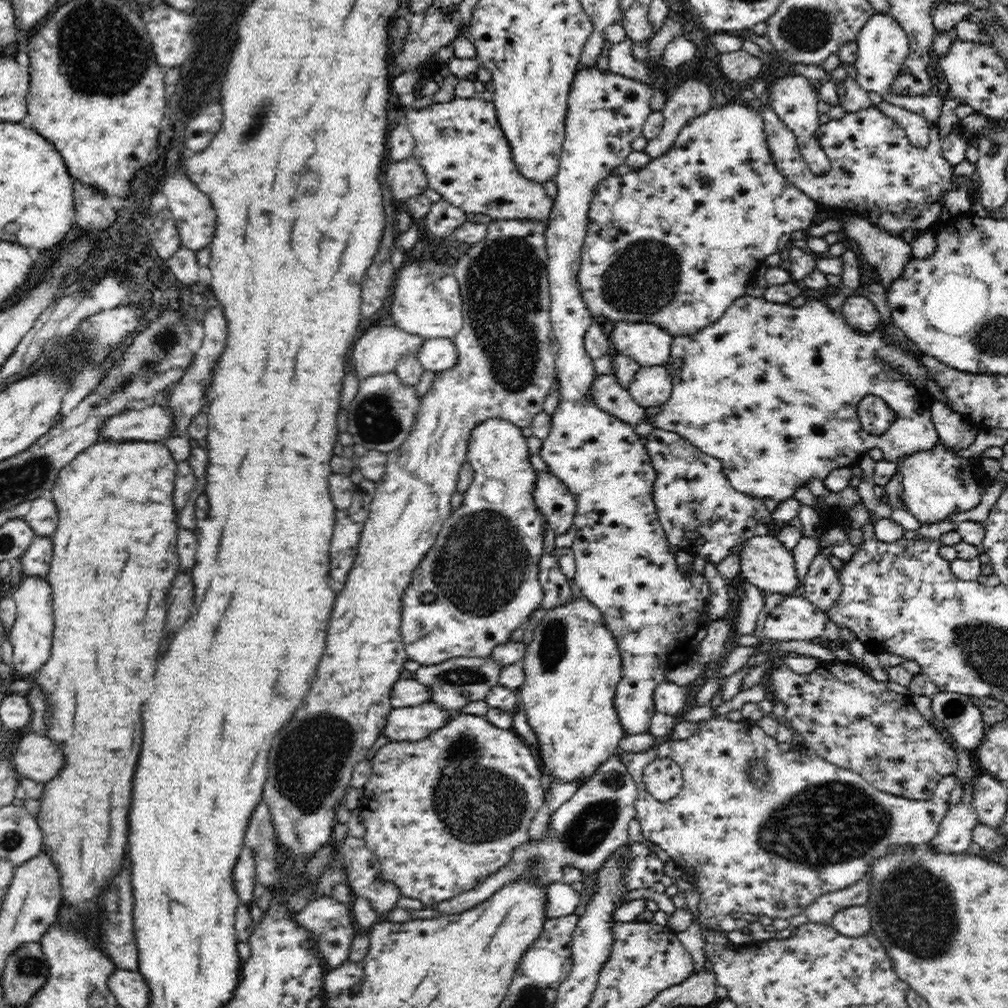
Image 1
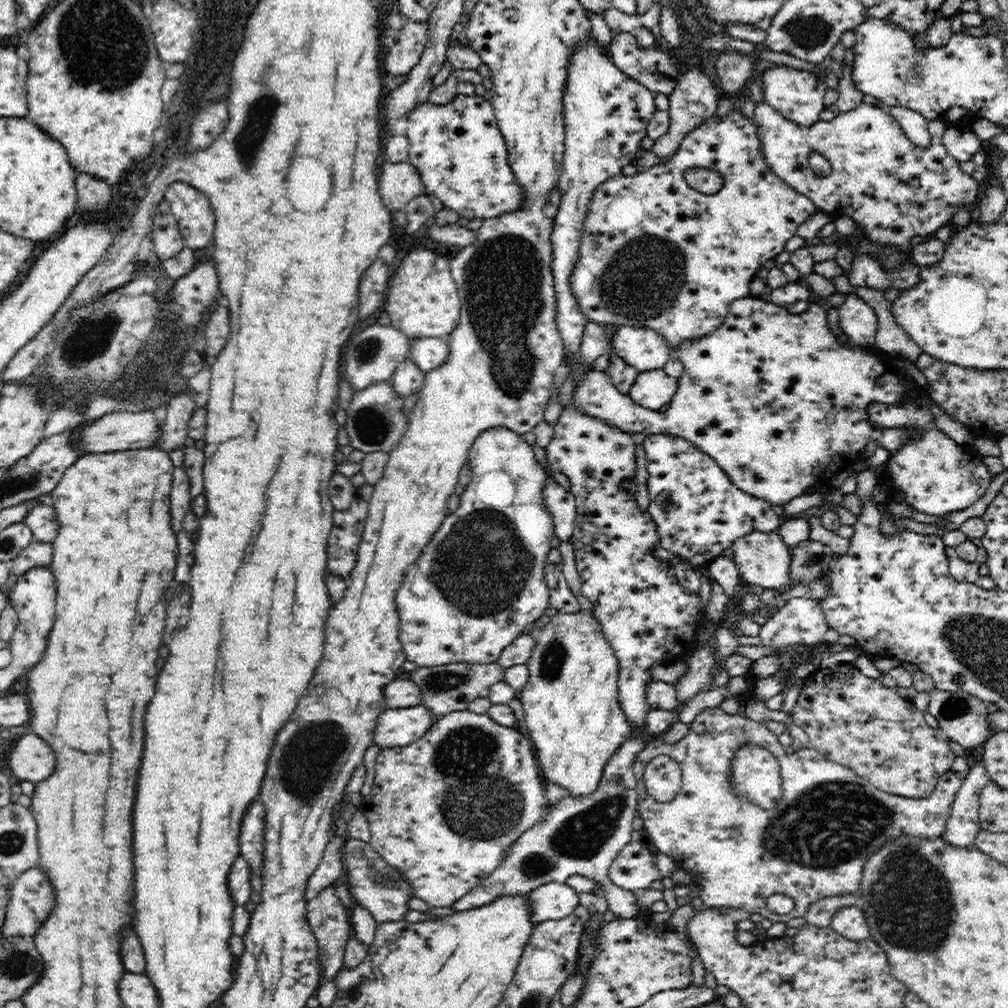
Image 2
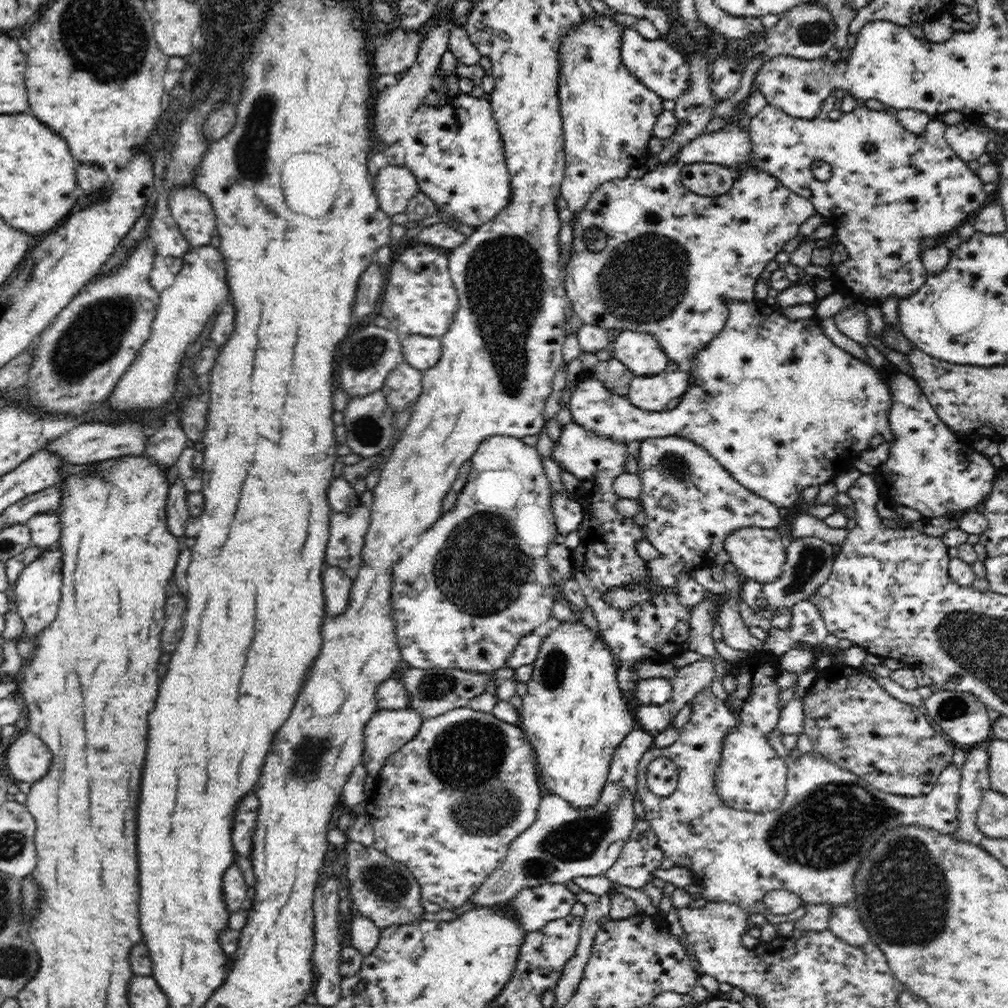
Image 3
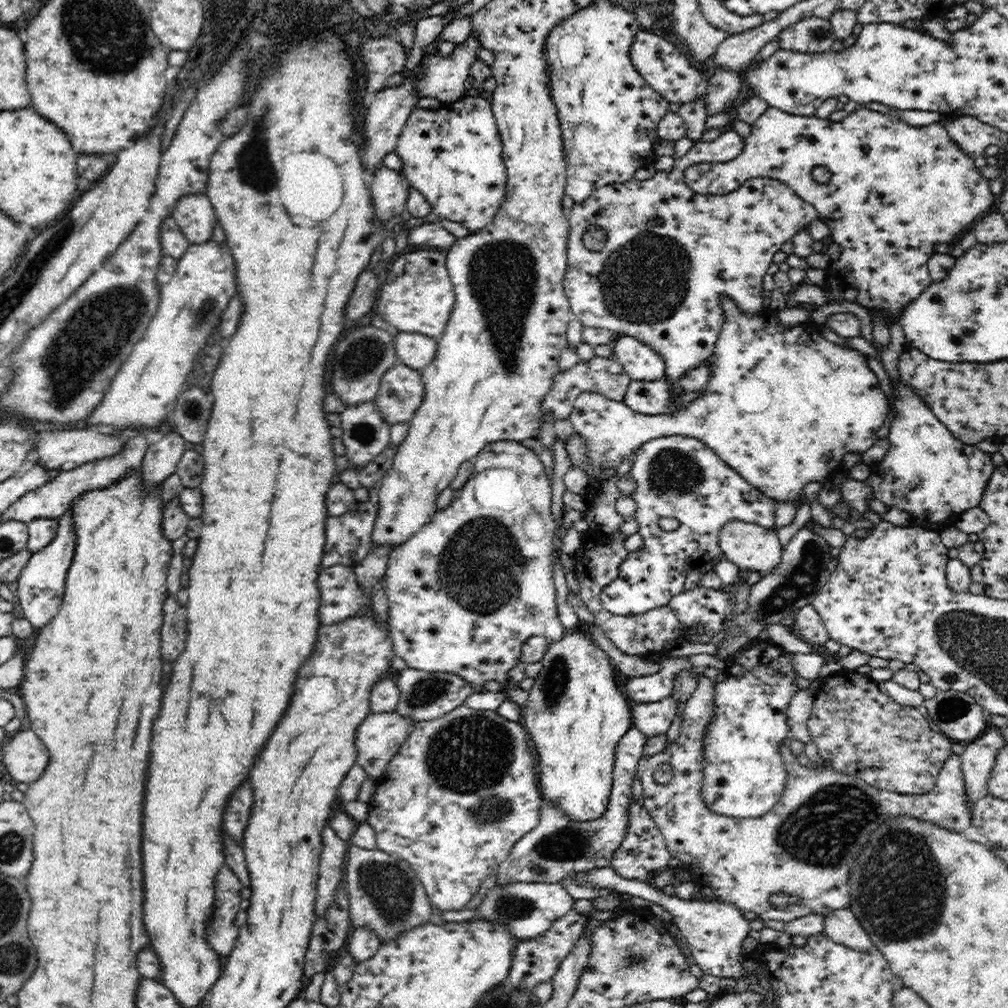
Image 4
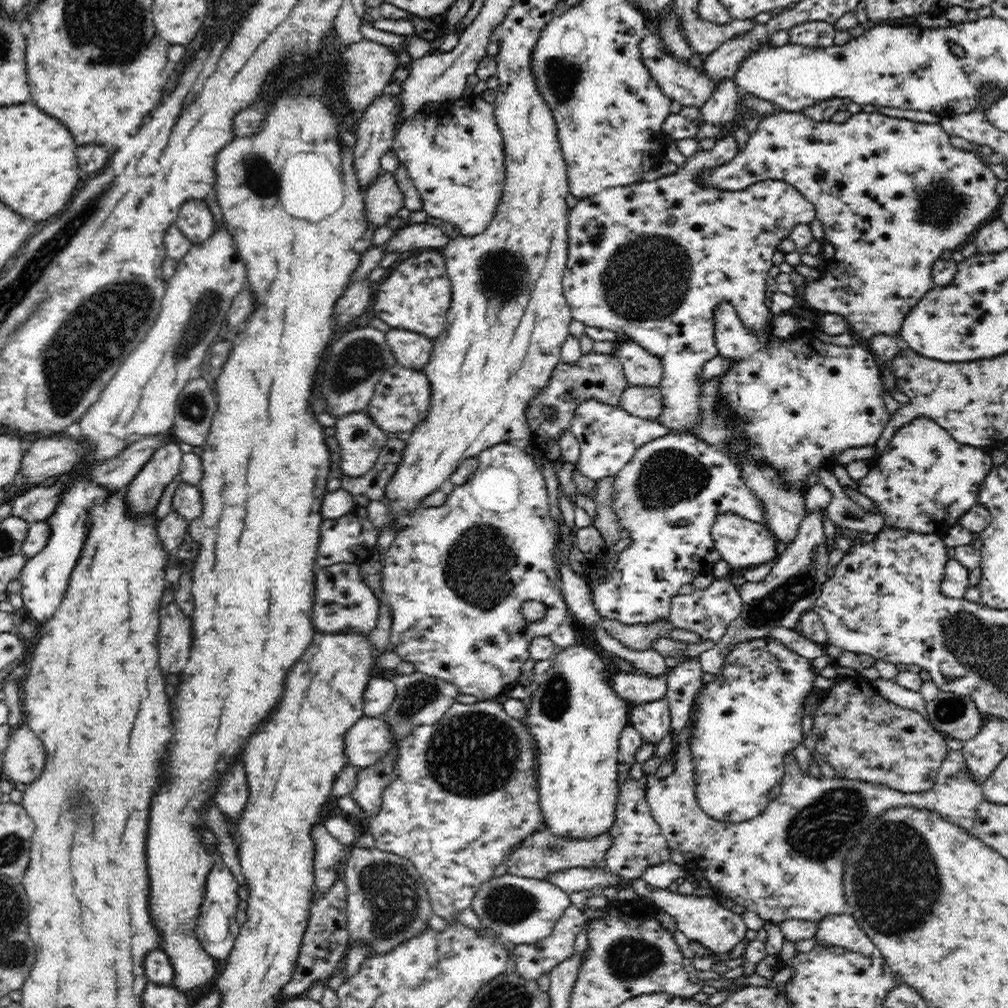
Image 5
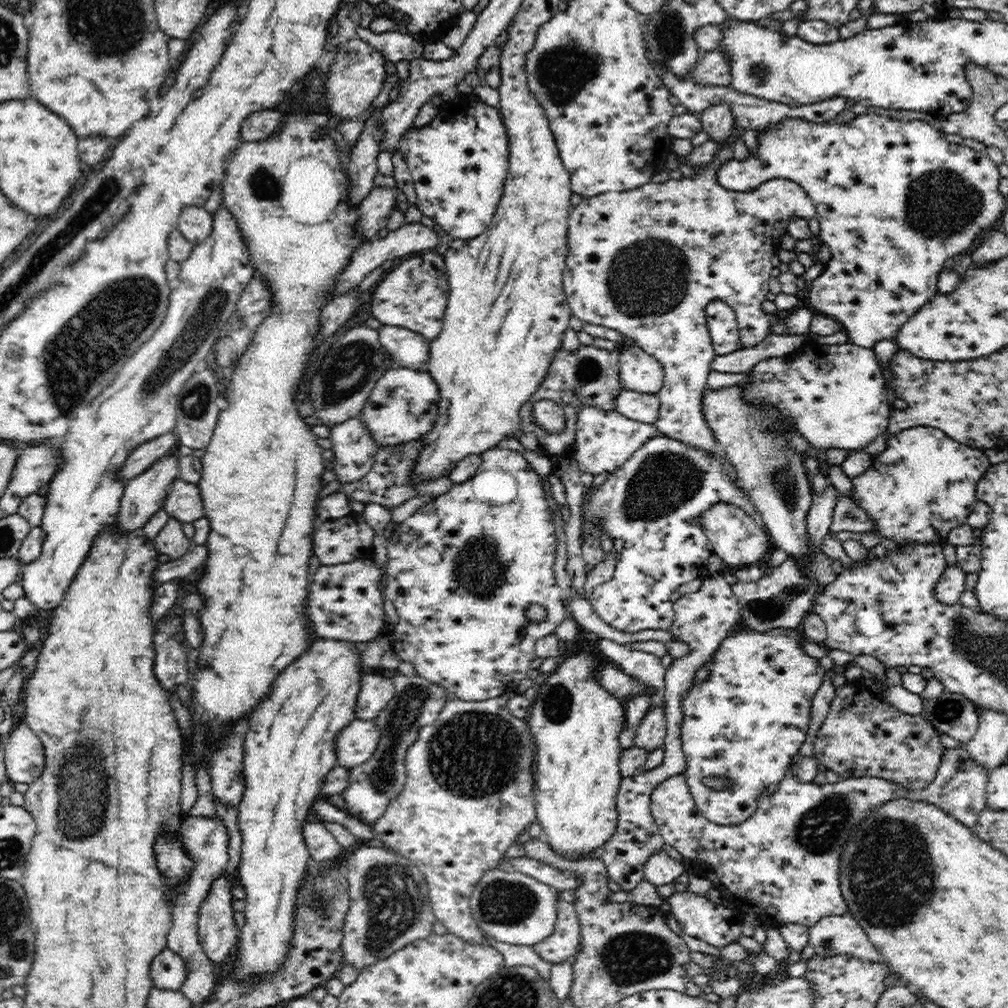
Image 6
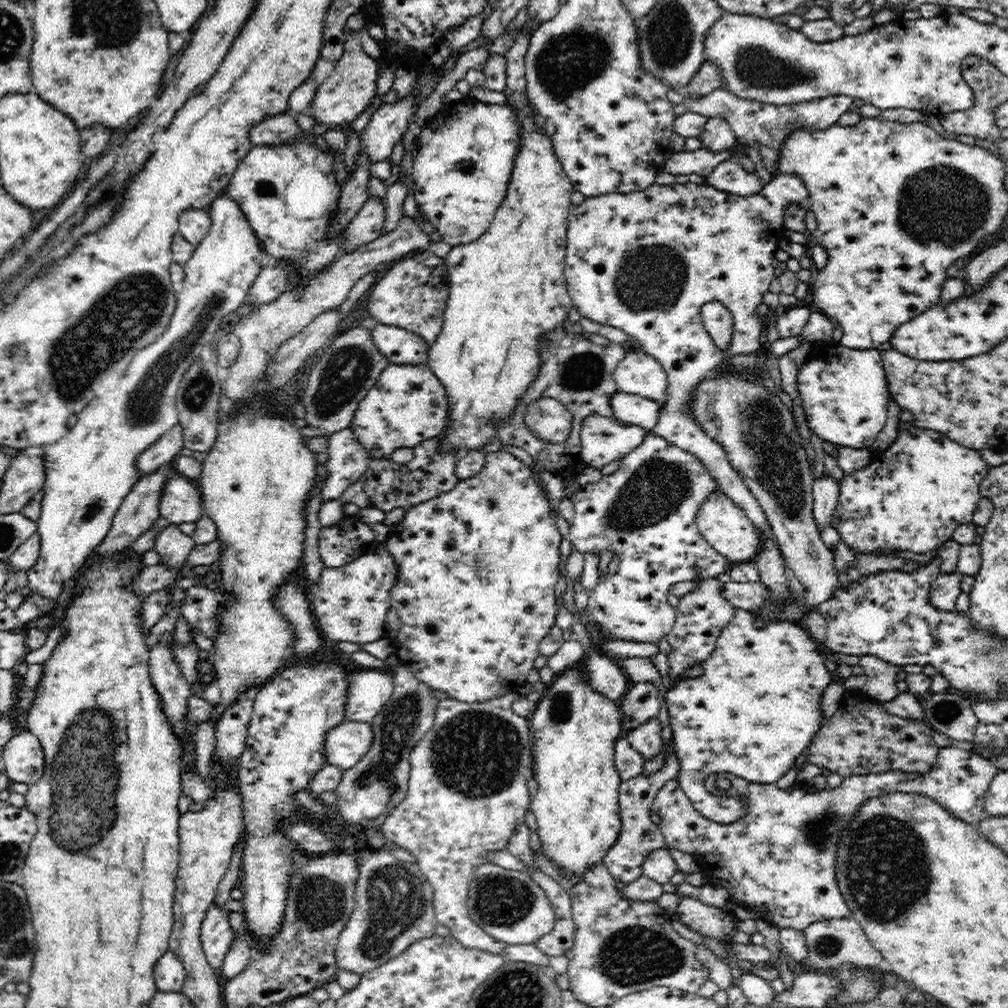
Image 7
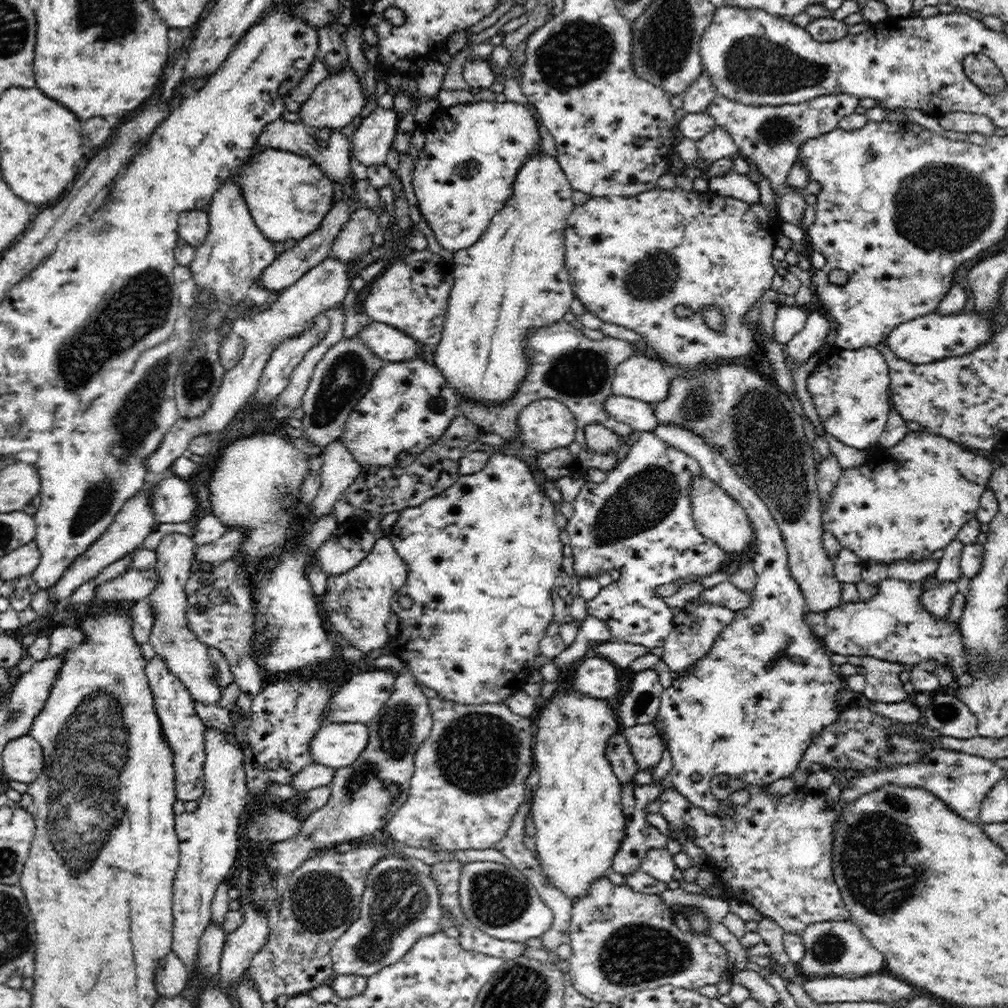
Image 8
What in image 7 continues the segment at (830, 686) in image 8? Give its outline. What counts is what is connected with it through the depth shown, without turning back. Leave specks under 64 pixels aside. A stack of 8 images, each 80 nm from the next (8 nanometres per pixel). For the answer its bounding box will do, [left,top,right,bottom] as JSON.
[564,174,836,825]

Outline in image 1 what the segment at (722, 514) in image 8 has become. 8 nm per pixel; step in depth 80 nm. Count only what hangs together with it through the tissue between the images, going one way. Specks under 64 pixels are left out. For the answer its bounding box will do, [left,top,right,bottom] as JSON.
[740,535,798,594]

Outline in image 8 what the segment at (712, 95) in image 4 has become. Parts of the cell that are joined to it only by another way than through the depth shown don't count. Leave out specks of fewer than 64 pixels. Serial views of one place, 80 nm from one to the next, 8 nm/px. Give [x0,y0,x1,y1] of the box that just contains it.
[697,124,741,164]

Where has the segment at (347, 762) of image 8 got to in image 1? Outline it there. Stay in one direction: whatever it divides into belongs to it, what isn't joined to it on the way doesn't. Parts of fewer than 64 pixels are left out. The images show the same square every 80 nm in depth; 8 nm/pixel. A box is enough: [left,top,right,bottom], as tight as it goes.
[382,702,458,742]

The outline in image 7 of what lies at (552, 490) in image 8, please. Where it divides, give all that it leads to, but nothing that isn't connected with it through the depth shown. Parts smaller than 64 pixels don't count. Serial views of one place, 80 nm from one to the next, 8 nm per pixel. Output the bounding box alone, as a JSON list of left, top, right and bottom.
[524,399,572,443]

